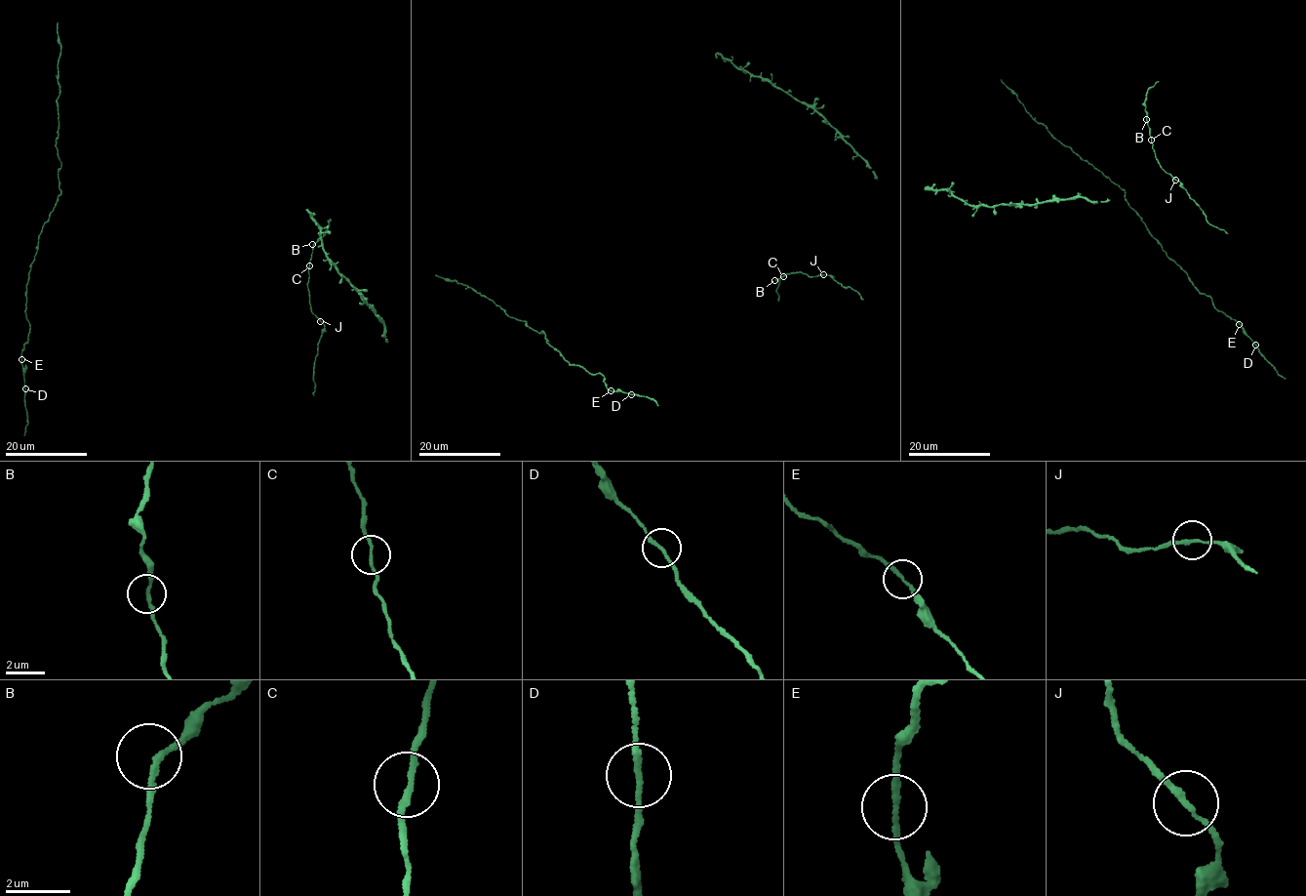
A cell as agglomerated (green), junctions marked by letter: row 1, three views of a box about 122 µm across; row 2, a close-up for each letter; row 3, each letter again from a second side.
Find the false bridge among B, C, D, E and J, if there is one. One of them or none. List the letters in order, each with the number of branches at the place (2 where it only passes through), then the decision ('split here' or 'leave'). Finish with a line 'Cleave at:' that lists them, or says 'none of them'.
B: 2 | leave
C: 2 | leave
D: 2 | leave
E: 2 | leave
J: 2 | leave
Cleave at: none of them

